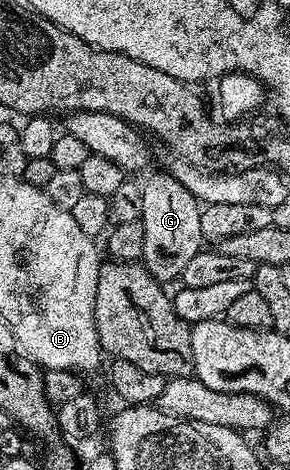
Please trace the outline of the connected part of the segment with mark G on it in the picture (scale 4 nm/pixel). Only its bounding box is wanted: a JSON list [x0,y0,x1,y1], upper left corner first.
[141,171,204,283]

